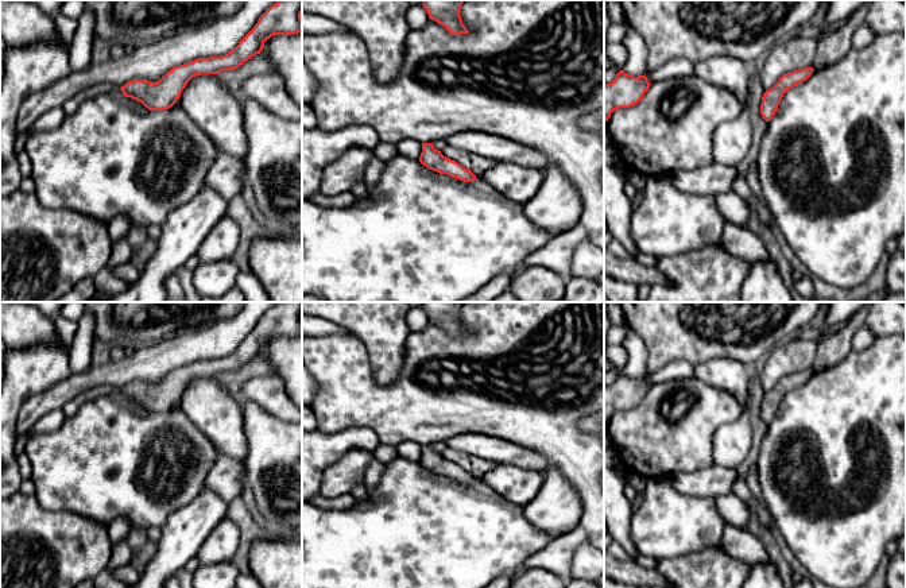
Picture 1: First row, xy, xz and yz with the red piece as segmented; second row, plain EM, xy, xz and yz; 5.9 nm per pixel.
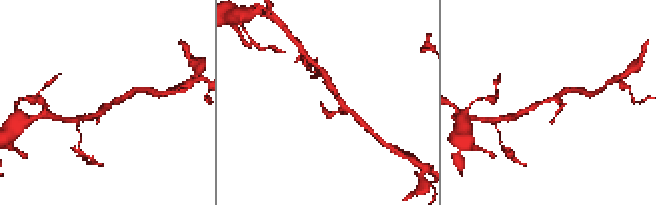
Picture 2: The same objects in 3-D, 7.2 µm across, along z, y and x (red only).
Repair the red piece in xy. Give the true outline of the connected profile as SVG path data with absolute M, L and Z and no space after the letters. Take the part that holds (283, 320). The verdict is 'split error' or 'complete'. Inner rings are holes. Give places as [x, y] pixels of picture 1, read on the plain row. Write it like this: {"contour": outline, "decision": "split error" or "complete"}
{"contour": "M278 302L259 320L253 330L225 357L197 360L173 370L159 383L132 382L120 390L125 399L142 405L150 413L171 410L187 384L201 376L235 372L260 356L264 344L274 337L302 334L302 302Z", "decision": "complete"}

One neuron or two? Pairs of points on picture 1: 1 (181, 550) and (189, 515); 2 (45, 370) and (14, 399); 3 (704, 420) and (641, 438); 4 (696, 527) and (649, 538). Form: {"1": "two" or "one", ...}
{"1": "one", "2": "one", "3": "one", "4": "one"}

